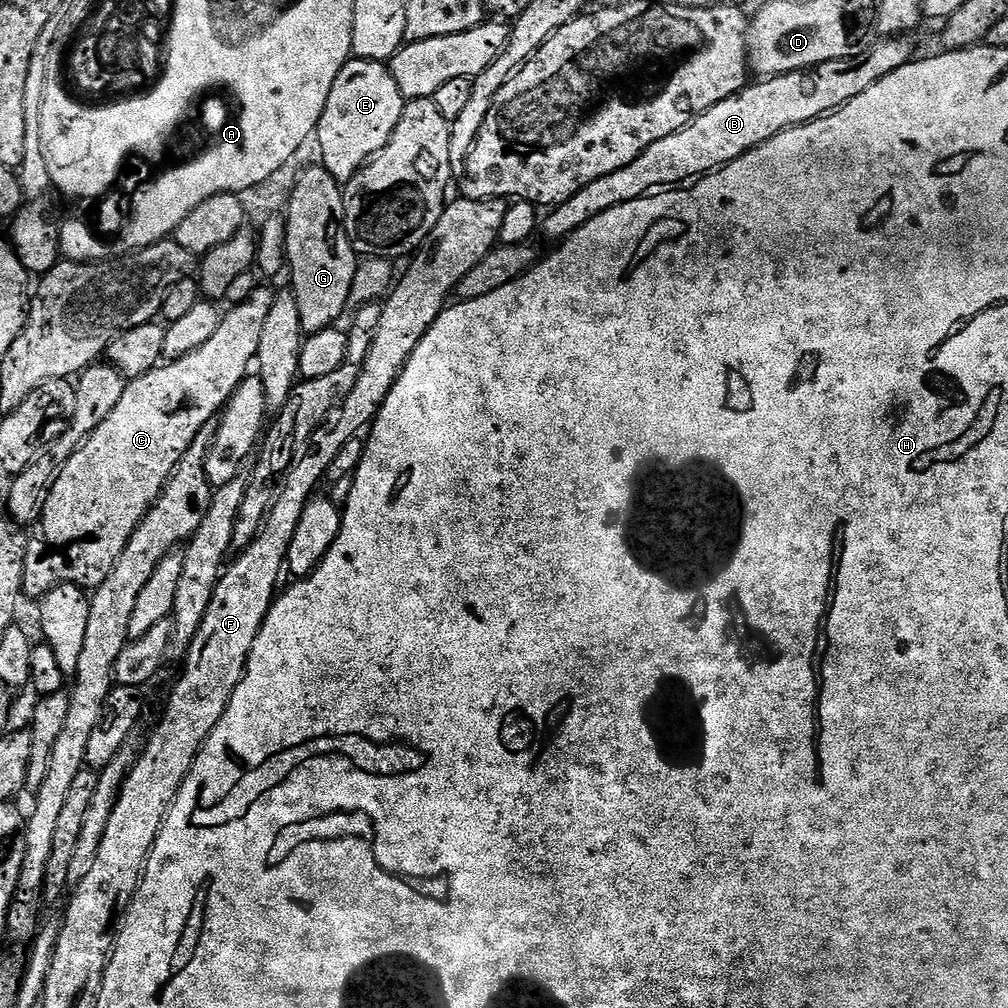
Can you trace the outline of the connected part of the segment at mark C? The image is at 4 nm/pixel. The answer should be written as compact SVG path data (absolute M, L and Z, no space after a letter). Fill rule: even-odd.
M257 286L244 304L240 304L223 313L218 330L214 330L214 338L209 338L202 346L198 346L198 350L194 350L182 357L182 359L161 363L148 371L146 375L131 381L125 387L122 398L118 398L118 406L114 406L114 410L106 418L106 422L98 425L87 440L84 441L83 445L59 465L53 483L49 487L48 496L44 501L44 513L40 515L40 519L35 524L31 525L30 532L32 532L32 537L29 535L24 545L24 557L26 558L26 566L24 567L25 597L36 596L35 598L43 598L47 592L54 590L59 584L77 584L79 588L94 590L98 586L102 586L102 582L106 582L106 578L114 570L114 566L118 562L126 542L130 542L130 534L134 534L134 530L140 525L144 515L156 503L156 500L160 497L161 490L164 489L164 485L168 483L168 479L175 472L182 454L186 454L190 442L194 442L194 434L198 434L198 430L202 430L202 426L206 426L206 422L216 420L221 415L222 409L227 405L229 398L236 393L236 387L243 382L245 376L249 375L251 368L248 367L253 367L258 354L258 341L262 338L262 330L266 323L266 314L270 314L270 306L274 306L275 297L276 292L273 289Z

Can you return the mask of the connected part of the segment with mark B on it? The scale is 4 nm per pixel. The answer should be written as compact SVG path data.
M884 38L879 42L881 44L874 45L875 43L873 43L863 54L850 60L835 60L803 72L787 72L781 76L764 78L756 82L760 84L749 83L743 92L718 102L680 132L670 134L670 138L662 138L662 142L654 142L654 146L650 146L641 156L634 158L634 162L630 162L630 166L622 166L622 170L614 170L614 174L606 174L602 178L590 182L590 186L578 190L578 194L574 194L574 198L555 205L549 211L552 213L545 220L543 217L542 236L544 232L546 239L563 242L586 222L590 222L595 216L600 216L606 210L617 208L618 205L631 200L640 200L643 196L655 193L657 190L668 190L673 186L693 181L695 178L702 178L729 164L730 161L742 158L742 154L754 150L759 144L770 142L770 138L782 134L788 128L794 128L797 124L809 124L811 120L819 120L829 112L840 111L844 105L849 104L854 98L858 98L858 94L870 90L870 86L874 86L874 82L886 78L886 74L911 64L917 55L916 44L912 38Z

